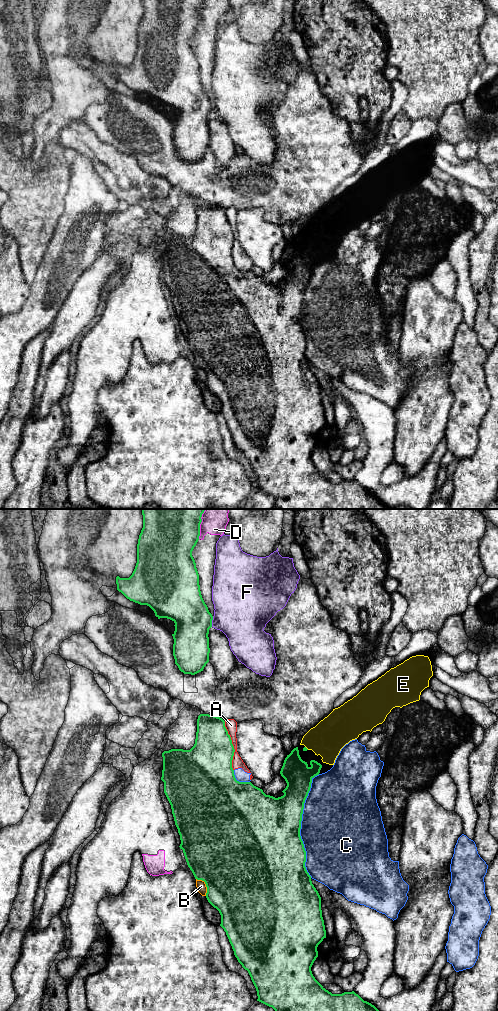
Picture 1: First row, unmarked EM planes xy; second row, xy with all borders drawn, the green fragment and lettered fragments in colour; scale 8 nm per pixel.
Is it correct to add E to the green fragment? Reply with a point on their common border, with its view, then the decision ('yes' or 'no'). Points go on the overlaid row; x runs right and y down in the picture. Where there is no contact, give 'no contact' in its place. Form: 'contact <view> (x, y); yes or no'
contact xy (306, 748); yes

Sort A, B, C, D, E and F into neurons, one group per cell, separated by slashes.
A C / B / D / E / F

